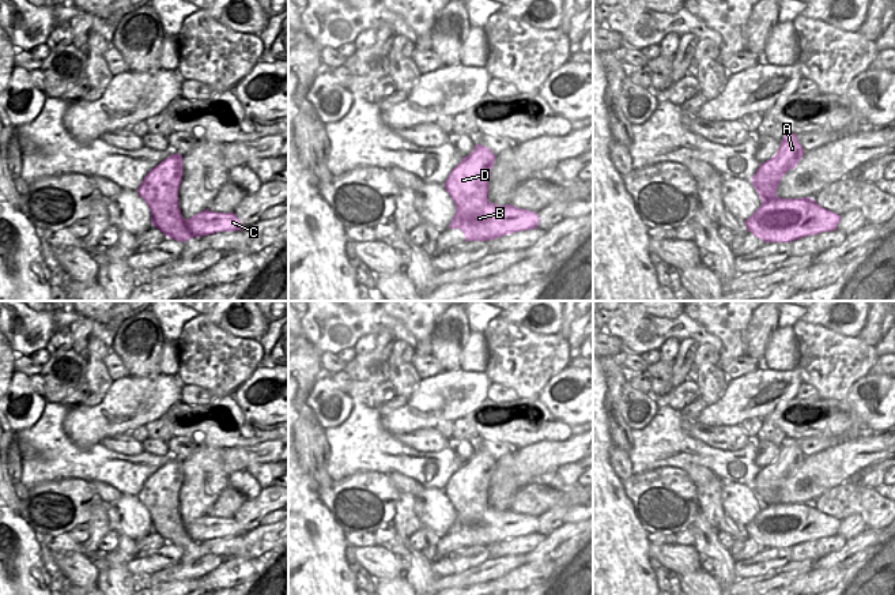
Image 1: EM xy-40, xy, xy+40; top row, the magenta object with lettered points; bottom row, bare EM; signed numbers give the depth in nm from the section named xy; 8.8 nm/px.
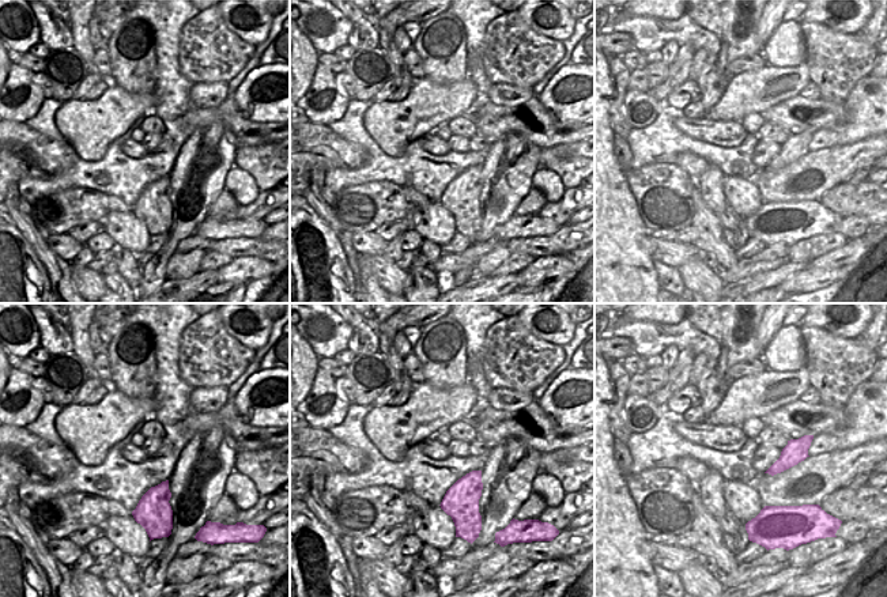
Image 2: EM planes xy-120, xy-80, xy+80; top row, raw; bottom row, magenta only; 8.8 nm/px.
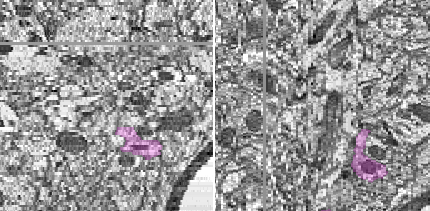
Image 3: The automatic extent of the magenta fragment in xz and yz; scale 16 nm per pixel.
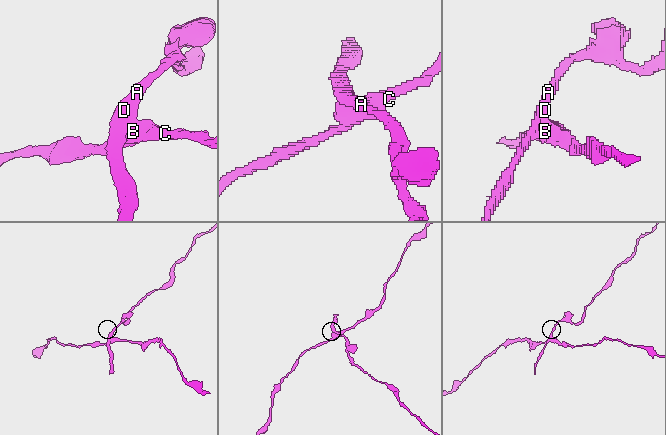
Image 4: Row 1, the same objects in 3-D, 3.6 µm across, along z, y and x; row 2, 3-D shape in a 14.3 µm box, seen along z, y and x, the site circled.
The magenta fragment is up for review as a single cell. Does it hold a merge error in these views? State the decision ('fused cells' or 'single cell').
fused cells

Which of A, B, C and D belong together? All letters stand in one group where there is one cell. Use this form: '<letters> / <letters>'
A D / B C

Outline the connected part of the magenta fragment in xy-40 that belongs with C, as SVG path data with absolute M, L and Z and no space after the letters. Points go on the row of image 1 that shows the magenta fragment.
M182 169L167 184L166 203L167 212L156 218L161 231L177 241L186 242L193 237L215 234L218 231L243 230L245 226L234 212L211 212L208 208L185 219L178 207L178 188L182 181Z

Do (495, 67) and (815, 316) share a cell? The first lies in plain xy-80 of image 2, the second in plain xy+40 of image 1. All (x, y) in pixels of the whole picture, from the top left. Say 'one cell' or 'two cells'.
two cells

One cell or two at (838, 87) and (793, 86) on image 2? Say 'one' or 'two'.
two

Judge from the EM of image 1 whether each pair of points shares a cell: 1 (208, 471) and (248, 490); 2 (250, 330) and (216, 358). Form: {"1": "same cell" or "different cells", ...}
{"1": "different cells", "2": "different cells"}

